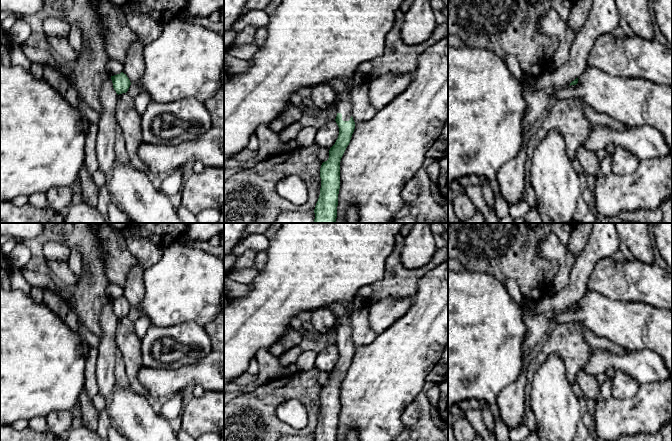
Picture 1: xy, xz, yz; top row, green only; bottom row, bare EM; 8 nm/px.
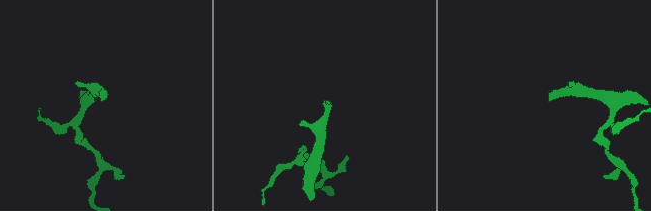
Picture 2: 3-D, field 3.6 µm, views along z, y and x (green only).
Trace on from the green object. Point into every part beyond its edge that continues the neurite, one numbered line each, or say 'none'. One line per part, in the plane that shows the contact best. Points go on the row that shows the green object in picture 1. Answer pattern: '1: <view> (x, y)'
1: xz (344, 104)

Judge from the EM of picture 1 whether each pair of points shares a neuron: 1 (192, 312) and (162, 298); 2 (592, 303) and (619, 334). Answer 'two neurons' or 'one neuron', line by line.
1: one neuron
2: one neuron

